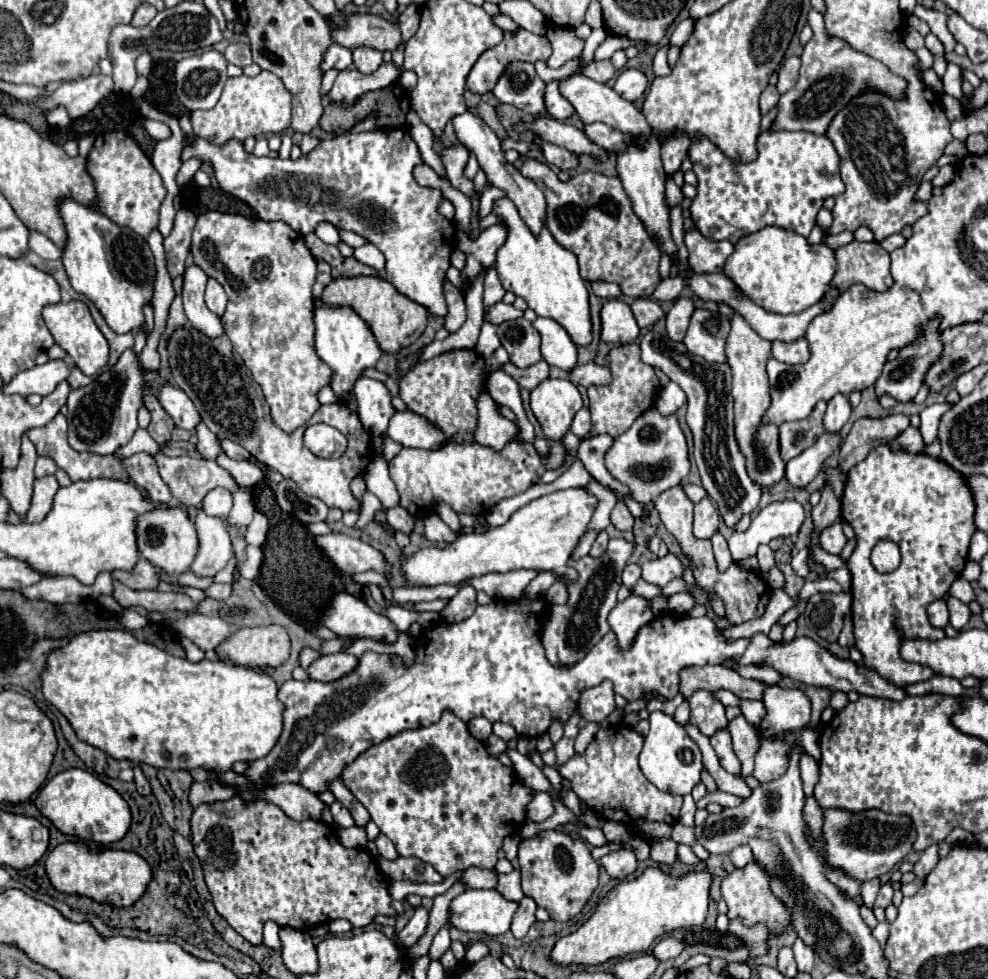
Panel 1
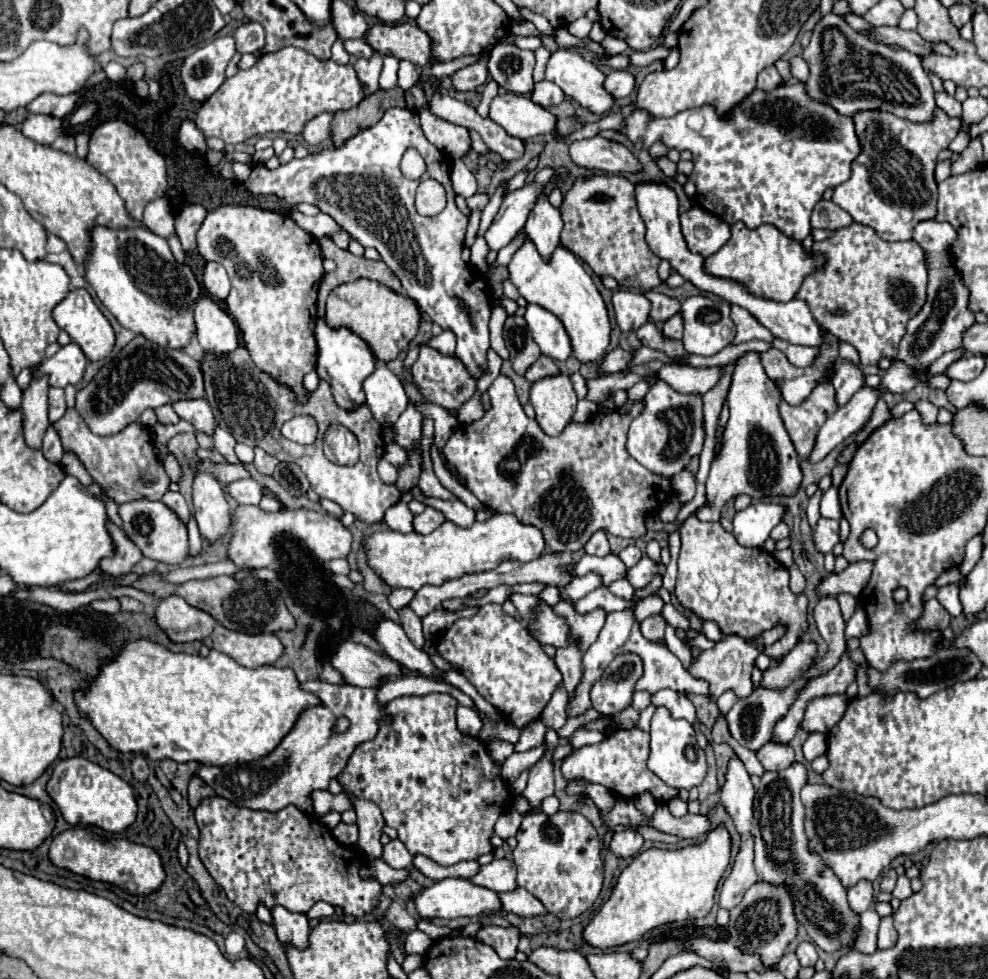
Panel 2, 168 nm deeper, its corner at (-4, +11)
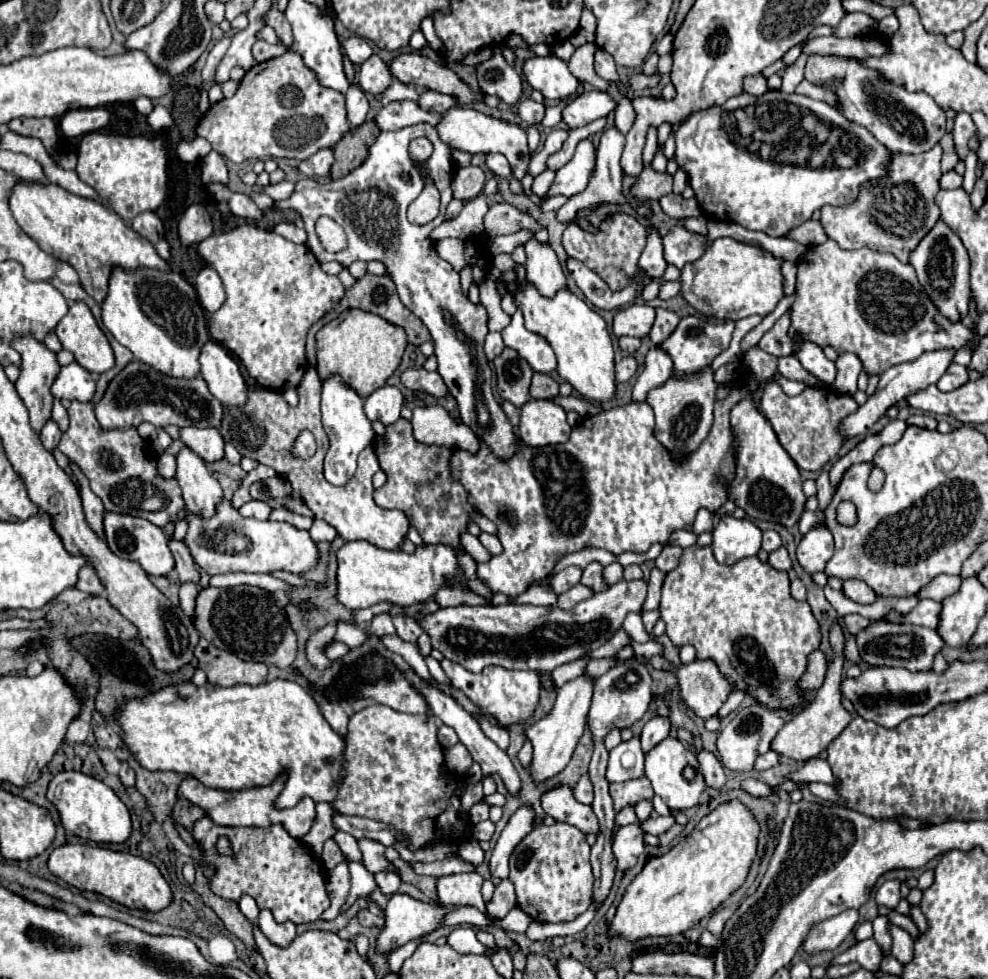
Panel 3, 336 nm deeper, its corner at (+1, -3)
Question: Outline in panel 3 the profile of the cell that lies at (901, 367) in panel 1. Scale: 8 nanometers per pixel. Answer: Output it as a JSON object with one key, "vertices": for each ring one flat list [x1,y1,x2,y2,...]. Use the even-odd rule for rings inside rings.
{"vertices":[[937,222,933,230,919,242,919,246,909,256,911,266,917,272,917,278,925,292,929,294,931,302,937,306,939,314,951,322,959,322,963,316,969,314,969,256,965,246,961,244,959,236,949,230,945,222]]}

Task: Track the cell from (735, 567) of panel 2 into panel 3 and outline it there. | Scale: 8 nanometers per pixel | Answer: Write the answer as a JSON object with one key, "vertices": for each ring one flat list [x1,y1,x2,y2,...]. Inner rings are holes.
{"vertices":[[711,544,689,546,683,548,679,566,665,576,659,610,661,620,667,624,667,636,671,642,675,646,695,646,697,658,713,658,727,678,733,678,735,672,735,688,747,690,757,702,771,708,793,708,801,704,803,692,797,688,797,680,807,666,807,654,817,650,821,634,809,604,791,598,787,572,779,572,767,562,759,562,757,556,743,558,731,566,719,564,713,556]]}

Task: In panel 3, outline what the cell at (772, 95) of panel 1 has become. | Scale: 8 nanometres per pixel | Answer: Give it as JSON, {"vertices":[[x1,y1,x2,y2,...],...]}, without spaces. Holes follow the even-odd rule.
{"vertices":[[751,76,751,78,745,80,743,90,753,94,753,96,763,96,769,88,767,88,767,80,763,76]]}

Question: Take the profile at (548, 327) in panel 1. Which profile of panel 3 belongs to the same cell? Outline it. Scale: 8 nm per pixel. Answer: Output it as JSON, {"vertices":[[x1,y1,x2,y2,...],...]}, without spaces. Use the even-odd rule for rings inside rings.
{"vertices":[[517,310,511,316,511,324,503,328,501,334,503,334,505,346,517,350,519,356,525,358,535,372,545,372,545,374,553,372,557,368,557,358,551,344,543,336,529,332,521,320,523,320,523,314,519,314]]}

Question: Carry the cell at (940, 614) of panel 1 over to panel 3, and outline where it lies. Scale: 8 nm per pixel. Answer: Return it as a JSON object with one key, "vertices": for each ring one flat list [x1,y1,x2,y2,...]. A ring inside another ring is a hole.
{"vertices":[[887,620,871,622,865,630,857,634,857,646,861,658,871,666,895,666,907,670,929,670,935,654,943,648,943,638,937,630,915,626,915,624,891,624],[903,660,907,664,903,664]]}

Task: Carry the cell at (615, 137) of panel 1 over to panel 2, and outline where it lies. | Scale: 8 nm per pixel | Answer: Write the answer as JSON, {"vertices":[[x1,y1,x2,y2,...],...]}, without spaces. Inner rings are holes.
{"vertices":[[798,82,798,84,780,84,778,88,774,88,772,92,764,92,764,90,754,90,750,96,746,96,742,102,738,102,730,112,726,112,724,116,720,116,716,112,716,108,712,106,702,106,702,108,692,108,692,110,684,110,672,118,660,118,660,120,652,120,644,110,636,110,632,116,628,116,626,120,626,128,622,130,622,134,626,134,638,148,650,148,656,140,662,140,668,148,676,148,676,150,690,150,692,152,692,162,694,162,694,170,692,170,692,180,696,182,696,200,702,208,706,208,708,212,712,212,714,216,722,218,726,224,734,224,734,222,744,222,748,228,758,228,760,224,772,224,776,226,780,232,784,232,786,236,790,236,792,240,804,240,810,232,810,214,814,210,814,206,822,200,822,194,826,188,836,188,842,182,846,182,852,176,852,162,856,160,856,156,860,156,860,140,856,136,856,128,854,128,854,120,850,116,840,116,830,104,824,104,820,100,812,100,806,92,806,84],[776,104,780,104,780,108,788,108,788,112,784,112,784,116,768,116,768,108,776,108],[700,114,704,118,704,126,700,130,688,126,688,120]]}

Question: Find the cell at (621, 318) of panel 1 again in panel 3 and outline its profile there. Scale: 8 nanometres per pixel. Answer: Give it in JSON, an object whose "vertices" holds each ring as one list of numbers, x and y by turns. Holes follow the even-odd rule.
{"vertices":[[633,304,629,308,623,308,615,314,613,320,613,334,617,338,621,336,635,336,635,338,643,338,645,334,649,334,651,326,655,320,655,310,647,304]]}

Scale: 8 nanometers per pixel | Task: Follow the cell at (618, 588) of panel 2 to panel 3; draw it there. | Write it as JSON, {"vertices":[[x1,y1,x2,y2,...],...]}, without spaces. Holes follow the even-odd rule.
{"vertices":[[627,614,623,628,627,630,627,634,635,640,635,642,647,642,651,636,645,632,643,622,641,622,641,614]]}

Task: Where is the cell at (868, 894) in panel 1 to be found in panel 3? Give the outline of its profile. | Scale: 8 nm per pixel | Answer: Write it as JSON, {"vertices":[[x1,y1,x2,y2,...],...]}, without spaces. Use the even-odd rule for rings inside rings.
{"vertices":[[845,910,833,918,827,918,819,924,815,924,803,942,803,948,807,952,821,952,821,950,835,950,855,928,859,920,857,910]]}

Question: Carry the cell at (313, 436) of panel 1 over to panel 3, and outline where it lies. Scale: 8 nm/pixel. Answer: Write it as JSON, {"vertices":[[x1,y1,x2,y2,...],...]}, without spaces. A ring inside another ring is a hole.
{"vertices":[[331,374,323,380,321,392,321,412,323,412,323,428,329,434,331,448,325,456,325,480,333,486,345,486,357,468,357,454,375,442,375,432,371,422,363,414,363,398,341,380,339,374]]}

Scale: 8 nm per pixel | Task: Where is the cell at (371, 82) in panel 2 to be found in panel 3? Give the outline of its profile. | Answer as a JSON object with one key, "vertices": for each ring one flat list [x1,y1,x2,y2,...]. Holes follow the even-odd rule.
{"vertices":[[351,84,345,94,345,102,347,102,347,118,351,122,351,128,357,128,359,124,365,122,369,112,369,102,365,98,365,92,357,84]]}

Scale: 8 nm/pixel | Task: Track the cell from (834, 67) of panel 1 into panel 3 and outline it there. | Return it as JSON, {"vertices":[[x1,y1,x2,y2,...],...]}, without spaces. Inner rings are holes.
{"vertices":[[811,54,805,64,805,80,827,86,837,96,837,110,849,120,867,128,877,142,891,152,921,154,935,146,945,134,945,112,925,92,907,92,903,84,887,80,879,70,863,66,855,58]]}

